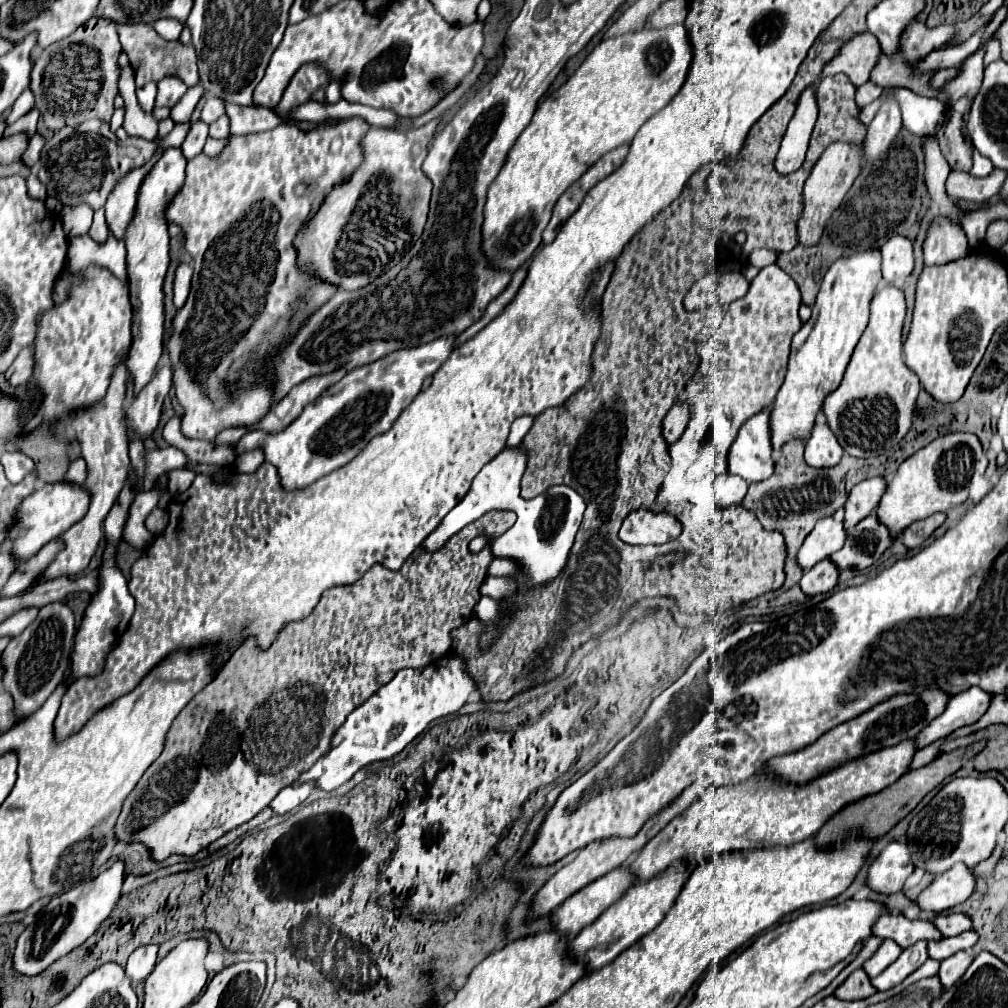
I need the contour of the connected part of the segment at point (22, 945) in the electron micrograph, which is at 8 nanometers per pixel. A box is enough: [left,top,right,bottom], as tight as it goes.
[14,861,126,975]

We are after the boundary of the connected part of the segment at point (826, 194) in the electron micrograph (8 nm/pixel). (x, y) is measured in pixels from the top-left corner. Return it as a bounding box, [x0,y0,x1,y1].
[798,143,862,247]

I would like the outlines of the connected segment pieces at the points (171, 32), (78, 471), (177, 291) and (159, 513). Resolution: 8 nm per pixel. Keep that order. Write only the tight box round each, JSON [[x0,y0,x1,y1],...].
[[154,19,182,41],[66,457,88,483],[174,263,192,309],[145,508,169,534]]

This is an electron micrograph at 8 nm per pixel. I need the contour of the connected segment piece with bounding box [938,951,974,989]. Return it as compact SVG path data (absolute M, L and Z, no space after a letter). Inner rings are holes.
M958 951L956 955L942 961L938 975L940 975L940 981L944 983L944 989L950 989L954 983L958 983L962 979L962 975L970 967L972 959L974 957L968 951Z

